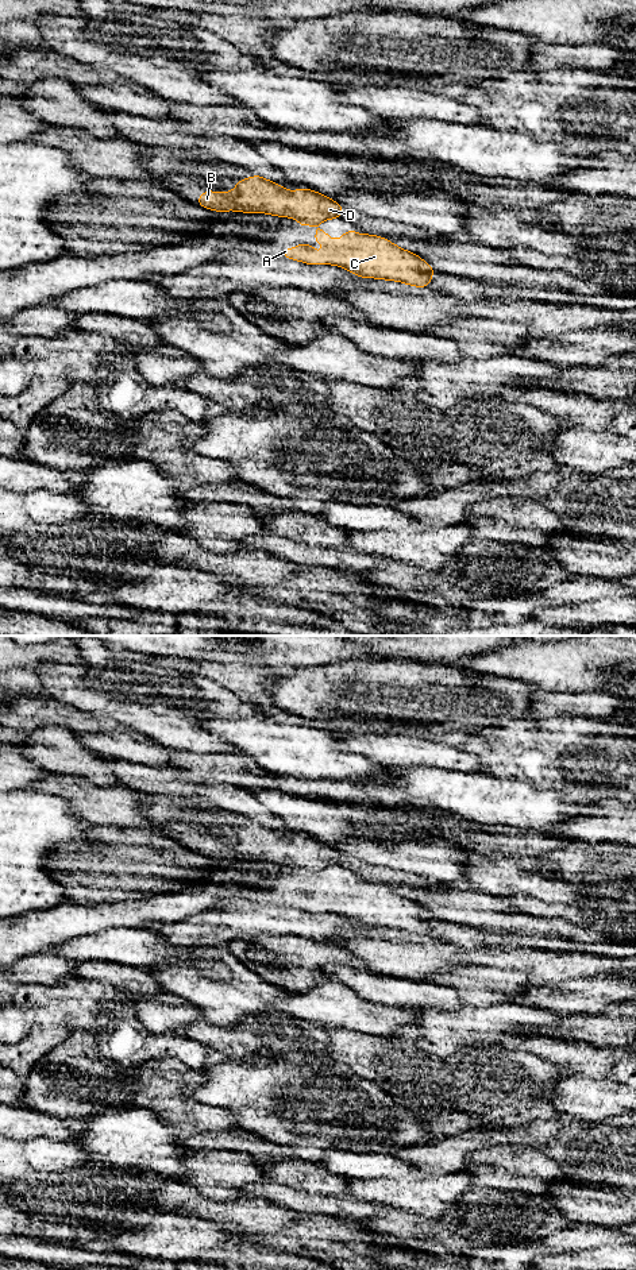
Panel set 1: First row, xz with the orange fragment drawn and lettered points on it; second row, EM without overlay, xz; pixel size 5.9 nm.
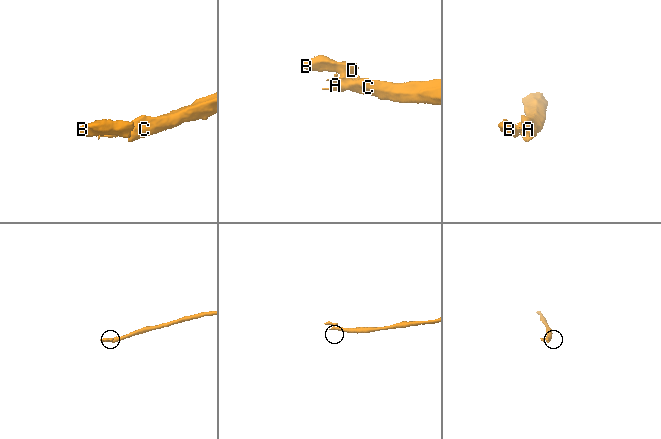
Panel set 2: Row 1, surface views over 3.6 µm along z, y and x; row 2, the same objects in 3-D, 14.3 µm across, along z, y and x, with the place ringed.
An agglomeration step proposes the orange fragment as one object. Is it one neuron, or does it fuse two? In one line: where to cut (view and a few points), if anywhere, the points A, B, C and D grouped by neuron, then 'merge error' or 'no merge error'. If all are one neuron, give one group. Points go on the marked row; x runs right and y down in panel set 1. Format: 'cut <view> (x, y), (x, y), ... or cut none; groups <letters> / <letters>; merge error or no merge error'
cut xz (300, 219), (309, 223); groups A C / B D; merge error

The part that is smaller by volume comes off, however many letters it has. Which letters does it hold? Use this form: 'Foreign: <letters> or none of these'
Foreign: B, D

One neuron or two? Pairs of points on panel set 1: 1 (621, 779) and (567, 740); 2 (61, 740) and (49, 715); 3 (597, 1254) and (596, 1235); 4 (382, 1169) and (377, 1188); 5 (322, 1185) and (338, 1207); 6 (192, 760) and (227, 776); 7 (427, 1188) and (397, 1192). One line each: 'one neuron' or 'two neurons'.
1: one neuron
2: two neurons
3: one neuron
4: two neurons
5: two neurons
6: one neuron
7: one neuron

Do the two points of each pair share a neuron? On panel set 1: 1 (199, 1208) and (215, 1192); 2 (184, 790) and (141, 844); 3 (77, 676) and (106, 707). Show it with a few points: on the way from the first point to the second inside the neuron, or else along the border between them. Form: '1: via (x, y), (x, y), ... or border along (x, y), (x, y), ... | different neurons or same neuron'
1: border along (180, 1181), (212, 1200), (239, 1199) | different neurons
2: border along (164, 833), (177, 841) | different neurons
3: via (83, 684), (97, 699) | same neuron

